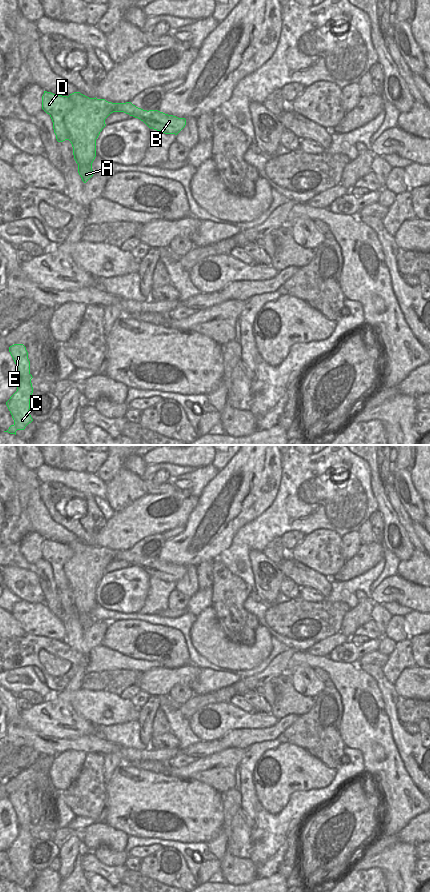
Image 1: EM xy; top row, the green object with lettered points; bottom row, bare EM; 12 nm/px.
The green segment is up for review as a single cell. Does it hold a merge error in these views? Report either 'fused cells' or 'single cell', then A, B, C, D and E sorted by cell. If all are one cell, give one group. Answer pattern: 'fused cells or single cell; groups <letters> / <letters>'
fused cells; groups A C E / B D

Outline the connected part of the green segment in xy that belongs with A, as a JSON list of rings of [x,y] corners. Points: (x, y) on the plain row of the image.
[[[80,540],[68,544],[74,551],[74,556],[65,565],[65,575],[76,596],[74,607],[78,612],[78,621],[86,631],[92,624],[92,611],[96,605],[96,587],[100,579],[90,569],[90,560],[100,555],[107,555],[112,550],[105,547],[89,546]]]

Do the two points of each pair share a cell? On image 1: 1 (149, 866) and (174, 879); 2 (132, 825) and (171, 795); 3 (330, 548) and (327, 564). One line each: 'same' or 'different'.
1: same
2: same
3: same

